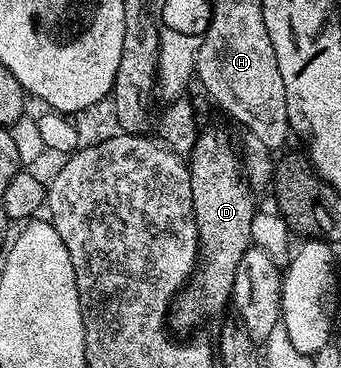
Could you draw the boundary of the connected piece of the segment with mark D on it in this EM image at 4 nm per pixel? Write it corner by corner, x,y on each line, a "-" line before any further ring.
208,128
205,132
203,129
197,135
190,153
188,173
200,250
199,267
188,277
187,284
176,293
170,305
167,323
180,332
198,327
203,320
229,307
235,268
248,248
253,247
250,222
254,222
258,211
258,205
252,201
254,189
242,167
241,153
236,153
226,129

